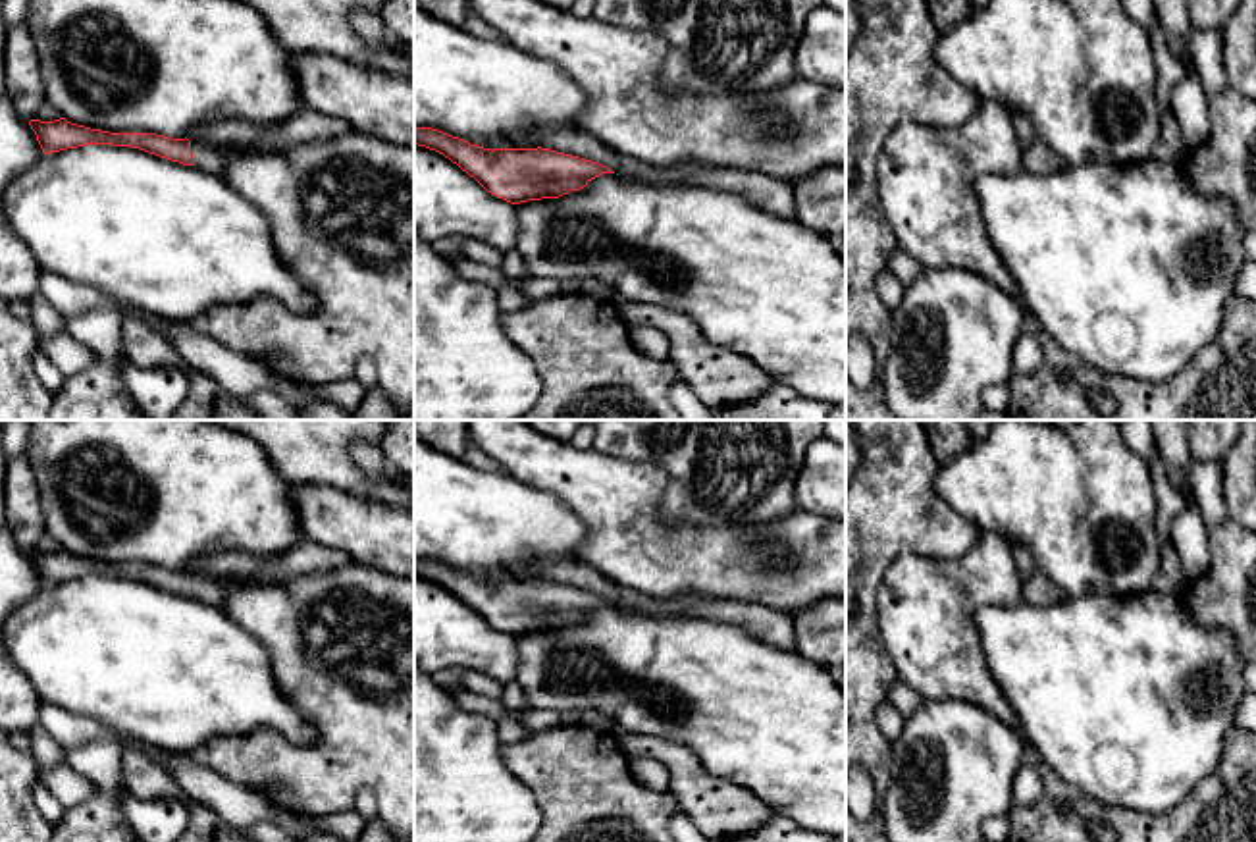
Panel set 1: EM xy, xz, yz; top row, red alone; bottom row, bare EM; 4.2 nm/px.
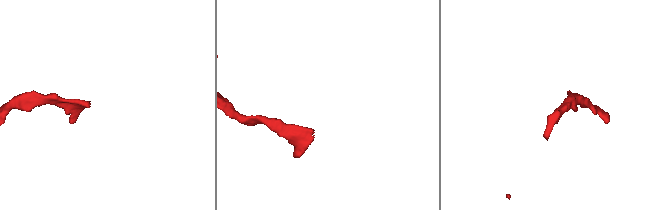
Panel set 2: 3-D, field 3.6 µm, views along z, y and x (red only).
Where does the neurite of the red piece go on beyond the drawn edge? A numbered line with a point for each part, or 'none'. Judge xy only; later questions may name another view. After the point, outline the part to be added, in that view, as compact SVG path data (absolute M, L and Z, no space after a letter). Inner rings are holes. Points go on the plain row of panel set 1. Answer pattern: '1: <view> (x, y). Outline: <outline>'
1: xy (309, 557). Outline: M302 539L283 559L264 570L258 570L250 576L206 576L191 574L191 586L195 597L202 603L223 607L231 588L243 586L245 582L262 582L262 584L283 584L297 580L304 574L331 572L351 561L351 555L337 549L316 543L312 539Z

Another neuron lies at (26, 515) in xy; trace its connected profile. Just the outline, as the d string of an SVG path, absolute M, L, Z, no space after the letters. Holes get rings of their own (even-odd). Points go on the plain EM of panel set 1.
M10 457L4 472L4 509L6 520L17 547L25 553L35 551L37 541L46 532L46 511L25 457Z

